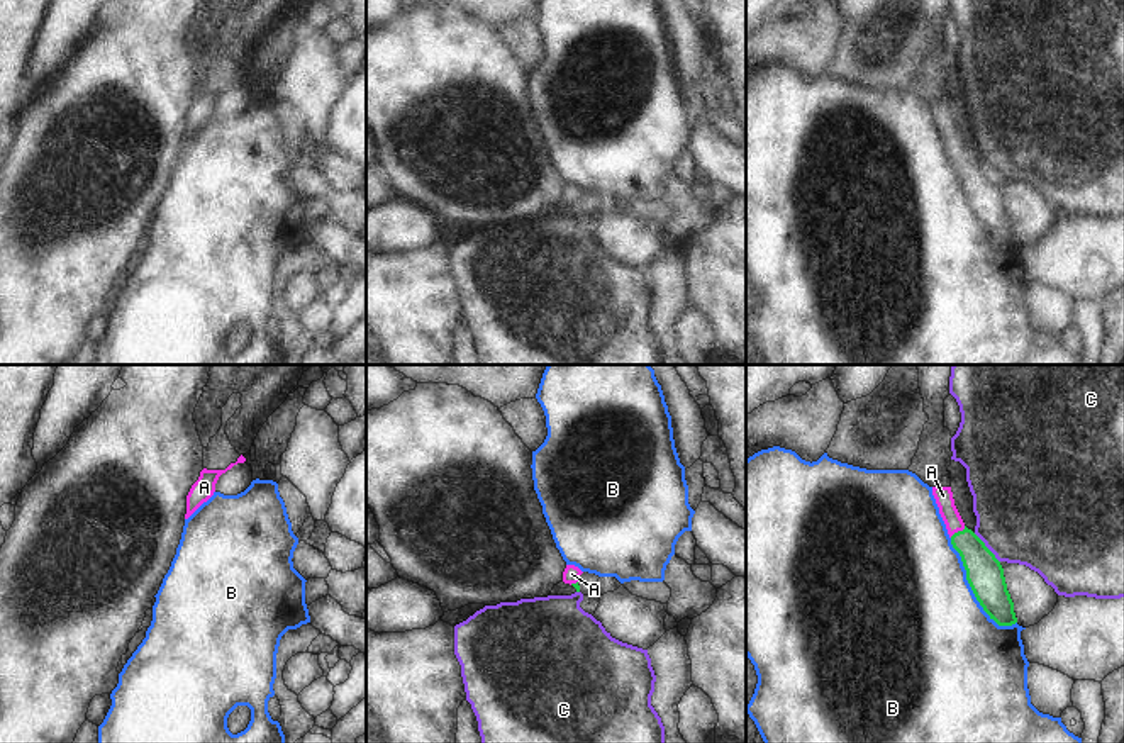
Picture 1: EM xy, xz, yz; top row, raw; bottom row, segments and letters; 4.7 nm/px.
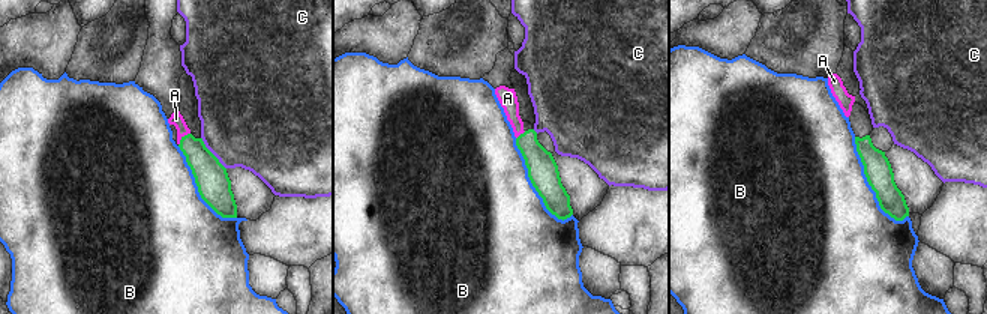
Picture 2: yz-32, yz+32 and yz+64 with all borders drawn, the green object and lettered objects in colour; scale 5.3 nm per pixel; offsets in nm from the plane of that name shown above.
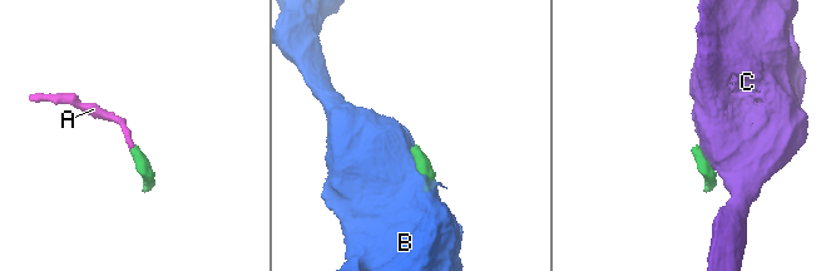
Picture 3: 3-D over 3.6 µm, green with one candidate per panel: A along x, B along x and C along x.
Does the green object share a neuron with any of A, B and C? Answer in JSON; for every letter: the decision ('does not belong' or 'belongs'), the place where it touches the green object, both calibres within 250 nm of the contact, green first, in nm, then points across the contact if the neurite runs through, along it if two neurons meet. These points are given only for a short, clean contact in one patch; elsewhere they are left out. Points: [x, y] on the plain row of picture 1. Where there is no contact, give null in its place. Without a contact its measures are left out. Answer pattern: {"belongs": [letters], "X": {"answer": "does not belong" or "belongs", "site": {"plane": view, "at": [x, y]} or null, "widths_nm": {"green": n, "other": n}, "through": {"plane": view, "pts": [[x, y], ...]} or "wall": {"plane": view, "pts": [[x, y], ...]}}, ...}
{"belongs": ["A"], "A": {"answer": "belongs", "site": {"plane": "yz", "at": [958, 151]}, "widths_nm": {"green": 180, "other": 90}, "through": {"plane": "yz", "pts": [[984, 192], [958, 151], [943, 116]]}}, "B": {"answer": "does not belong", "site": {"plane": "yz", "at": [972, 209]}, "widths_nm": {"green": 180, "other": 500}}, "C": {"answer": "does not belong", "site": {"plane": "yz", "at": [987, 168]}, "widths_nm": {"green": 180, "other": 480}, "wall": {"plane": "yz", "pts": [[973, 153], [999, 182]]}}}

